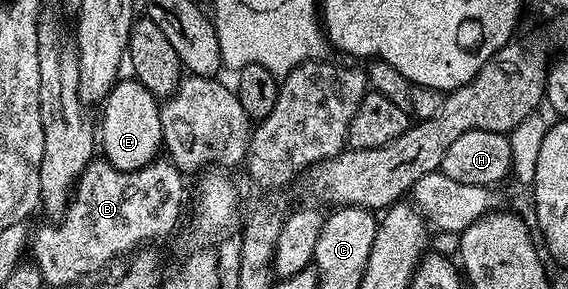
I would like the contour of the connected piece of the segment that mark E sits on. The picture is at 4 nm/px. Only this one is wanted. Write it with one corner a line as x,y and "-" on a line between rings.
122,78
114,85
103,103
101,129
99,125
99,145
100,148
101,145
103,147
102,156
104,160
117,170
122,170
125,173
142,169
143,166
147,166
150,162
156,160
163,147
161,105
158,98
147,91
137,78

